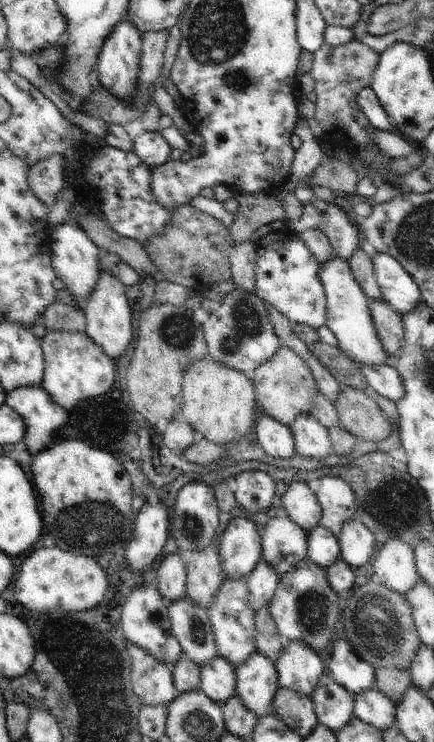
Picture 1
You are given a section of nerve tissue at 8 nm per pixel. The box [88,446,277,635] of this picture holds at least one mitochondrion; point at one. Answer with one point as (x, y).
(191, 527)

